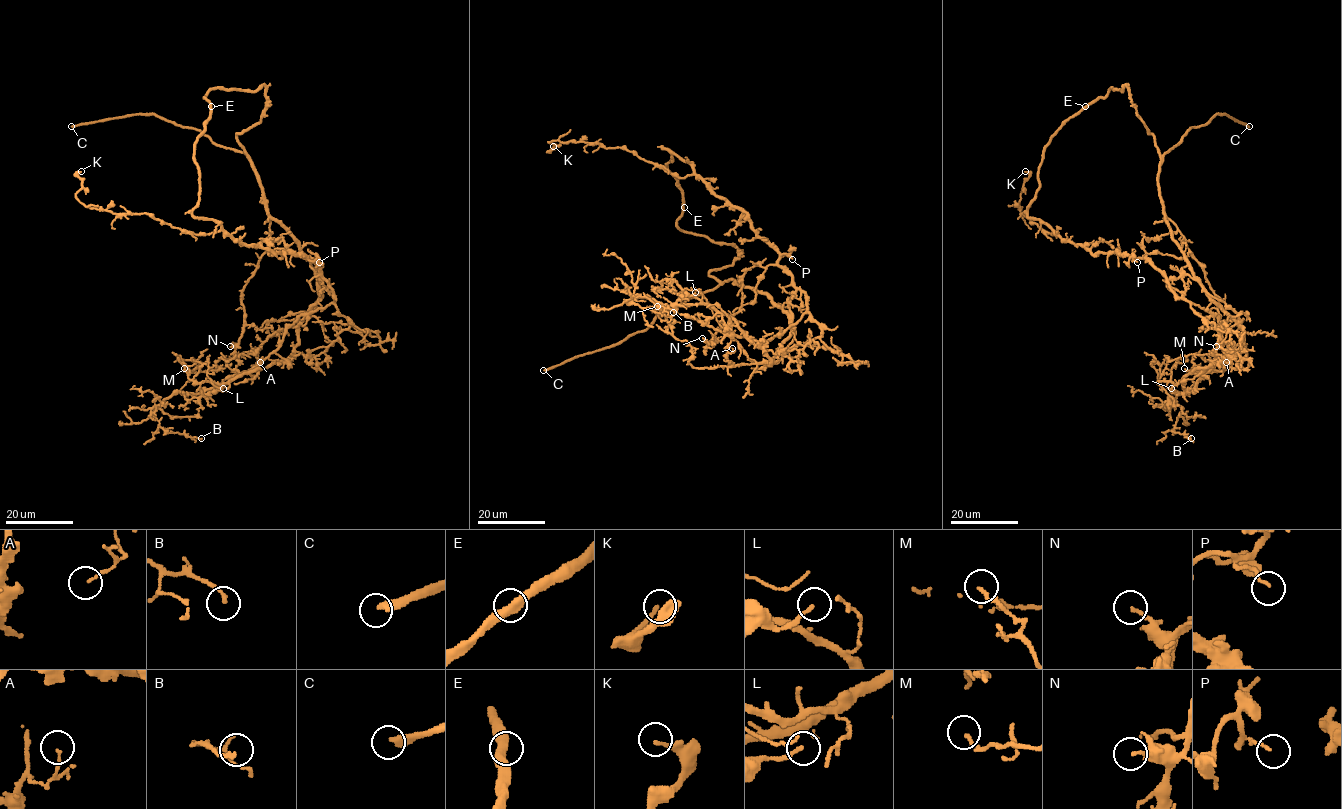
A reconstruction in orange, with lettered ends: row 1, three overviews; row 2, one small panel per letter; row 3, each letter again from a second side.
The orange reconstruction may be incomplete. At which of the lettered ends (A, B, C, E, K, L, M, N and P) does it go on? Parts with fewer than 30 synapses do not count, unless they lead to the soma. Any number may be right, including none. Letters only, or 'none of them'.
C

